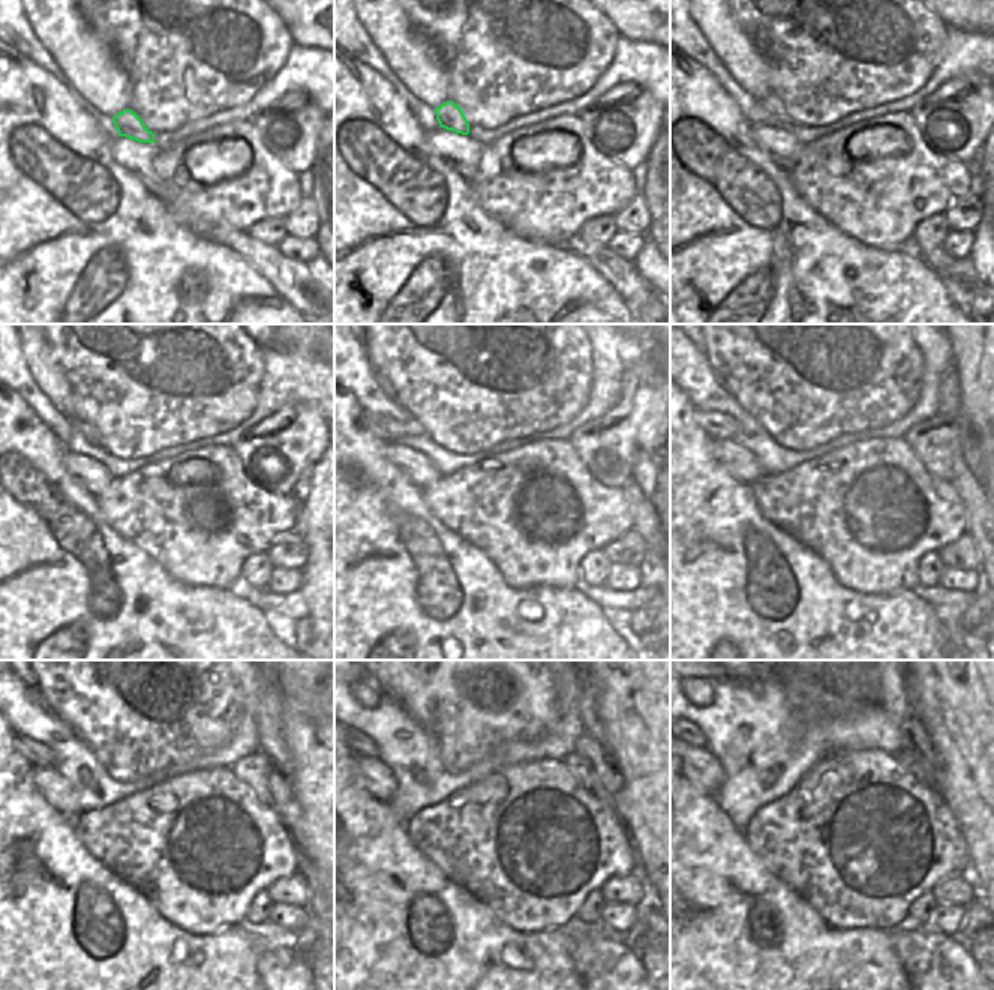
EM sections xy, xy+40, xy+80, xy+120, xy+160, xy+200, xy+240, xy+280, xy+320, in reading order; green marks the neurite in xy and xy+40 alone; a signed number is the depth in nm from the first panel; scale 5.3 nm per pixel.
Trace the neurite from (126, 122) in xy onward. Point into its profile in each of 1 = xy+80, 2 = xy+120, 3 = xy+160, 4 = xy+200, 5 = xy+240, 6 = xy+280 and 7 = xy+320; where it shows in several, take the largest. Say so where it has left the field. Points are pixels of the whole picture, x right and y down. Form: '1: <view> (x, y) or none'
1: xy+80 (781, 119)
2: xy+120 (84, 429)
3: xy+160 (386, 428)
4: xy+200 (718, 425)
5: xy+240 (38, 755)
6: xy+280 (365, 746)
7: xy+320 (700, 741)

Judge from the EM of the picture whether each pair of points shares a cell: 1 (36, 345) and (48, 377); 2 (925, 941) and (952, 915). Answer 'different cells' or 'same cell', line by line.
1: same cell
2: different cells

